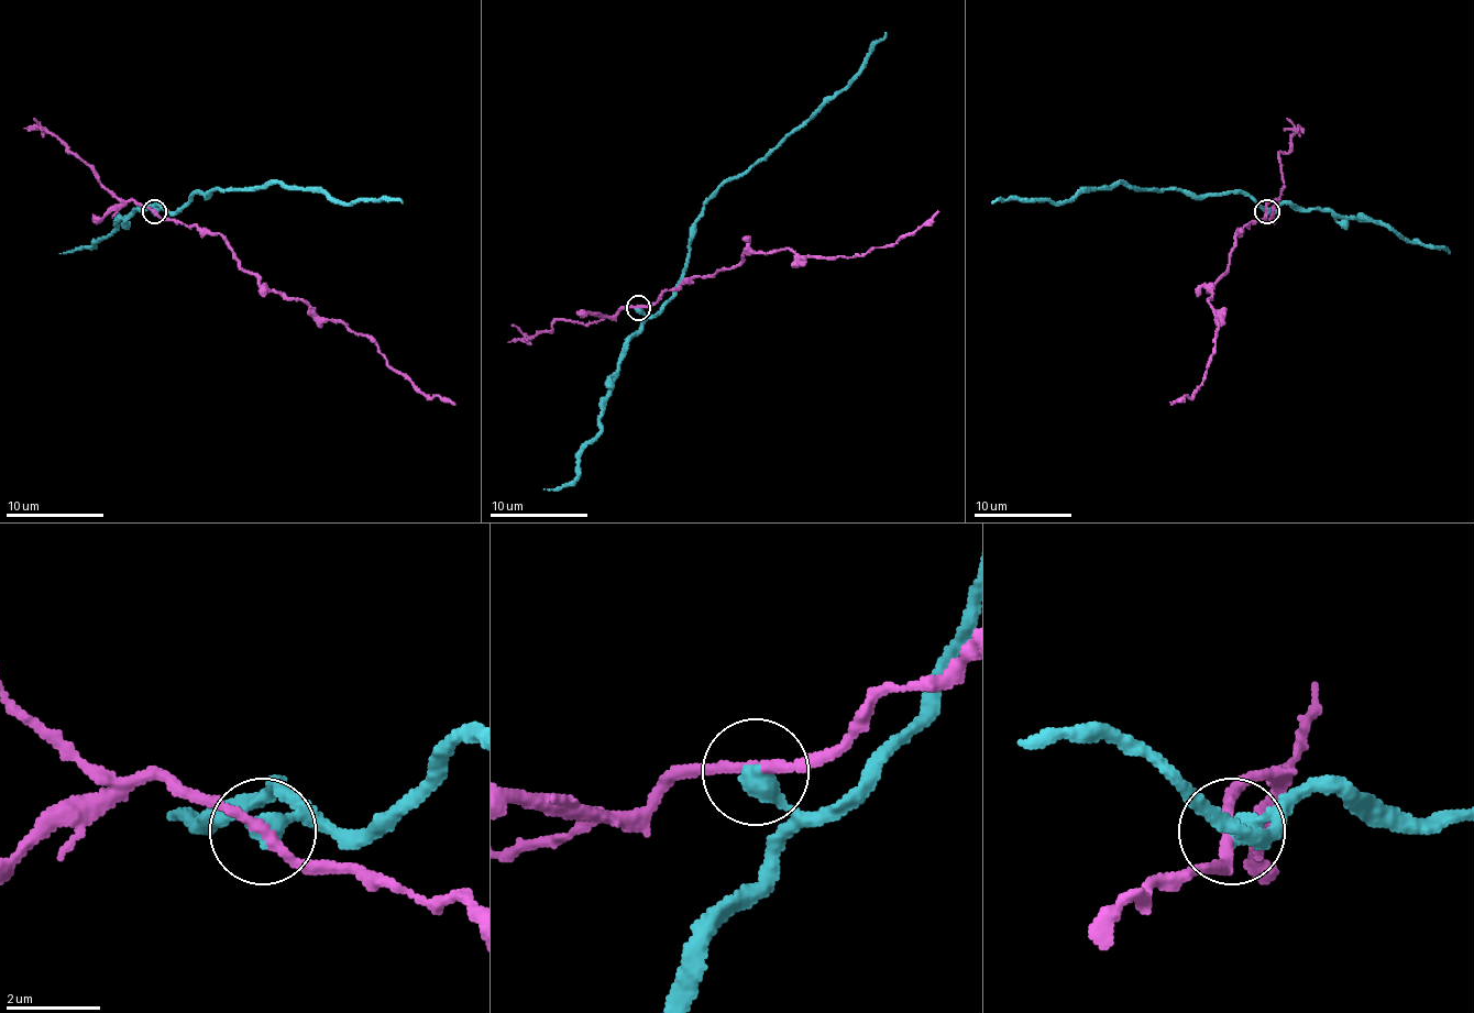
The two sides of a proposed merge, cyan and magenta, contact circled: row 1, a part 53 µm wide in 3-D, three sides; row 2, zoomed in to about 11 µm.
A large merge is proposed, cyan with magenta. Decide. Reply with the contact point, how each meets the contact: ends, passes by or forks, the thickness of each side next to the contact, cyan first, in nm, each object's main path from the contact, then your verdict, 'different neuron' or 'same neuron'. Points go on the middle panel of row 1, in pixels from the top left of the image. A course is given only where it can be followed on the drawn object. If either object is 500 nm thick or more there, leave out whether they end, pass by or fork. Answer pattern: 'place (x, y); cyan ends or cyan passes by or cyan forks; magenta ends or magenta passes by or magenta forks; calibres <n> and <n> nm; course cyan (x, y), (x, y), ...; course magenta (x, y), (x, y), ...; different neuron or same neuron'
place (638, 307); cyan ends; magenta passes by; calibres 480 and 200 nm; course cyan (637, 307), (652, 317), (677, 289), (689, 250), (689, 231), (704, 204), (829, 103), (886, 32); course magenta (637, 307), (694, 277), (733, 267), (746, 253), (788, 248), (810, 257), (854, 257), (893, 245), (939, 211); different neuron

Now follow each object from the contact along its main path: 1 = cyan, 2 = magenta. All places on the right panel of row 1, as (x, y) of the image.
1: (1266, 211), (1276, 209), (1264, 211), (1234, 191), (1190, 196), (1119, 184), (1087, 186), (1063, 204), (991, 204)
2: (1266, 211), (1236, 235), (1227, 270), (1212, 285), (1207, 301), (1217, 339), (1205, 378), (1190, 397), (1170, 405)

